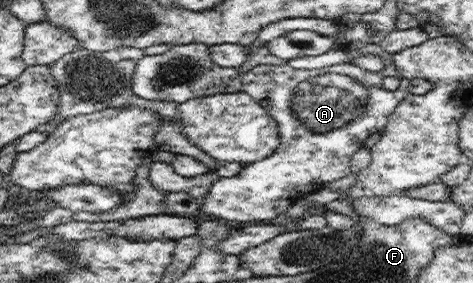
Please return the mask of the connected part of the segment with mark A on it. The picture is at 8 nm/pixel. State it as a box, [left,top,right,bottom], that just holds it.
[200,41,410,222]

